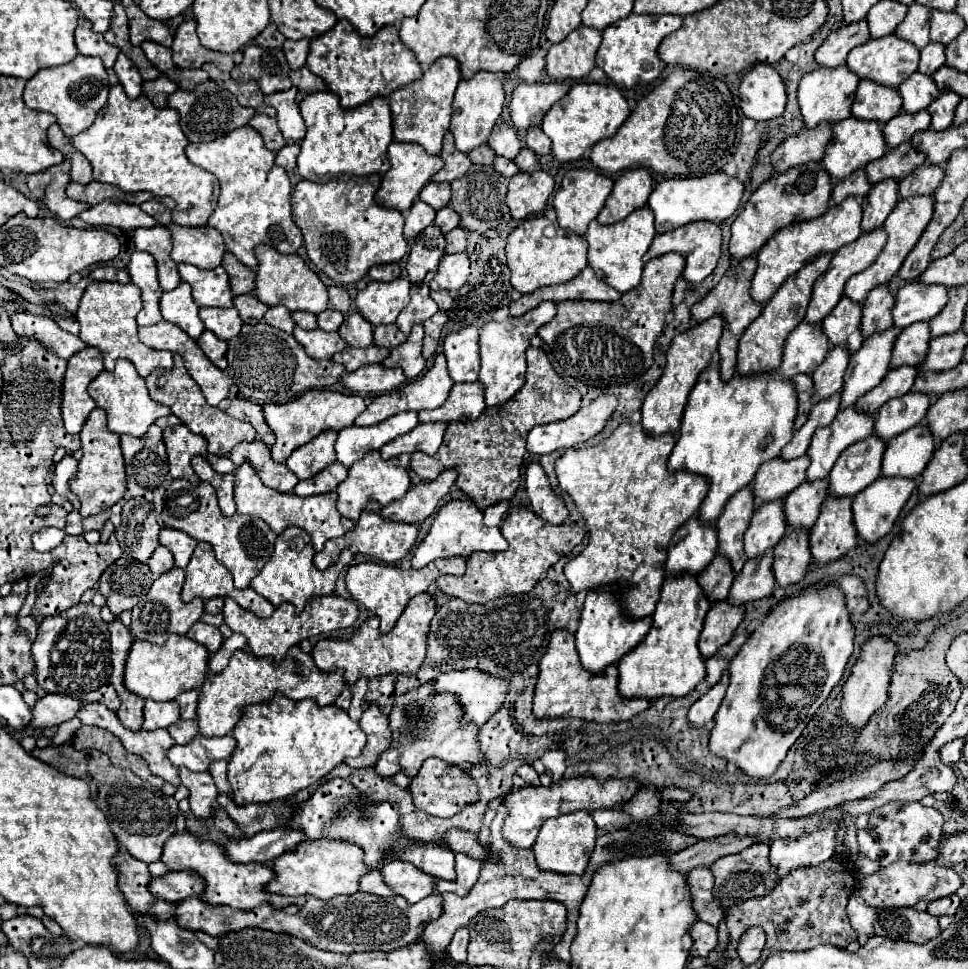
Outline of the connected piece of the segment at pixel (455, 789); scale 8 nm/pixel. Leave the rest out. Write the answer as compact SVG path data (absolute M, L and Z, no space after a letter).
M430 757L424 761L418 775L412 777L408 789L412 793L414 805L420 811L434 815L434 817L442 817L442 819L454 817L466 803L476 801L476 783L472 783L468 773L462 771L460 767L444 763L442 759L436 759L436 757Z

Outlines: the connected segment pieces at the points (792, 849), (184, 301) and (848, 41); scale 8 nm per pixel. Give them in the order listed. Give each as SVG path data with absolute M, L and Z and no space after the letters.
M834 827L816 831L814 835L804 835L802 839L776 839L770 847L770 863L776 869L778 879L784 879L790 871L798 867L816 867L834 855L836 839Z
M180 283L174 291L162 293L160 299L162 319L178 325L192 339L198 339L204 331L204 323L198 315L198 305L192 299L188 283Z
M866 21L844 25L832 35L828 35L828 39L816 51L816 61L820 67L842 67L846 65L848 53L854 47L866 43L868 39L870 39L870 33L868 33Z

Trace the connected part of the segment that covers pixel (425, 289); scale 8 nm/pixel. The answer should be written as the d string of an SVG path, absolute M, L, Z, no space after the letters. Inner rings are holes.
M424 279L424 283L420 285L412 285L410 287L410 303L408 307L404 307L398 315L398 329L404 335L410 335L412 325L416 323L424 323L428 317L432 317L438 311L438 305L430 299L430 287L428 287L430 279Z

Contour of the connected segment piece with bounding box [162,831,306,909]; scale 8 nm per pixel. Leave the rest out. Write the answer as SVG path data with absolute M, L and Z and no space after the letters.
M176 833L172 835L172 839L168 839L168 843L164 845L164 853L162 853L162 861L168 865L170 871L180 871L180 869L190 869L196 871L198 875L204 877L206 881L206 891L200 899L204 899L206 903L212 905L230 905L234 909L252 909L258 907L260 903L270 903L274 907L280 905L304 905L306 897L300 899L284 899L280 895L268 895L266 891L266 883L272 881L272 869L262 865L262 863L246 863L246 865L238 865L232 863L230 859L224 859L224 847L210 843L210 841L198 841L194 835L190 833Z

